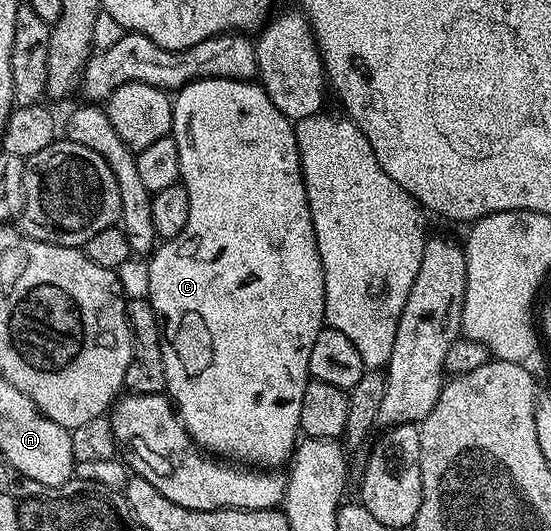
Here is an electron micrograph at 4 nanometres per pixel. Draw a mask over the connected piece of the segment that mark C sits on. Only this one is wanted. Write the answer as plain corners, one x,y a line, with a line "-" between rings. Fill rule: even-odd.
210,78
209,80
191,80
184,88
176,93
173,100
173,131
171,135
179,146
179,170
181,171
180,183
185,185
187,198
191,198
191,214
187,214
187,226
174,238
156,245
155,251
148,257
149,263
149,293
147,299
149,305
155,310
157,322
161,325
161,349
163,350
163,370
165,371
165,392
170,401
175,405
175,411
182,424
185,425
189,436
197,444
198,448
209,454
216,454
221,458
232,458
237,462
244,462
249,466
281,466
292,457
294,448
299,443
301,432
301,411
303,410
303,394
310,382
309,359
311,358
311,346
315,346
315,338
319,338
321,329
326,327
325,322
325,275
323,274
323,262
319,258
315,230
311,222
311,210
307,202
307,190
301,173
301,155
295,138
294,121
288,120
279,110
275,110
275,102
267,98
267,94
261,89
260,83
253,80
228,80
227,78

